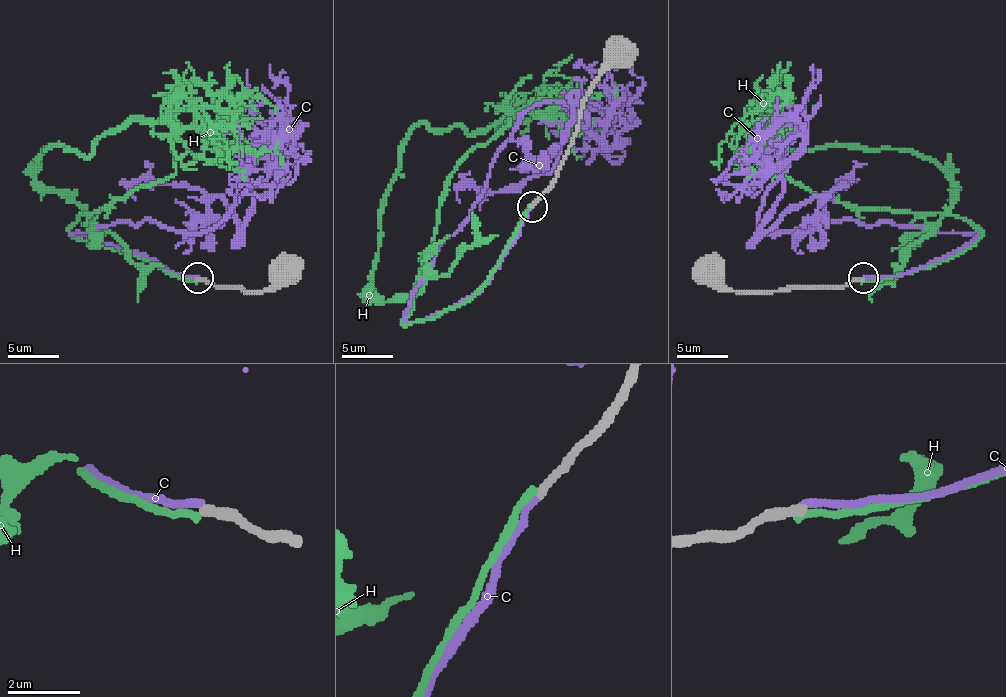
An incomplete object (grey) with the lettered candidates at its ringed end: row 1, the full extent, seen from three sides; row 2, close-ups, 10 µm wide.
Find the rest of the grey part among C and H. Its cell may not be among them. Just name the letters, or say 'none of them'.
C

